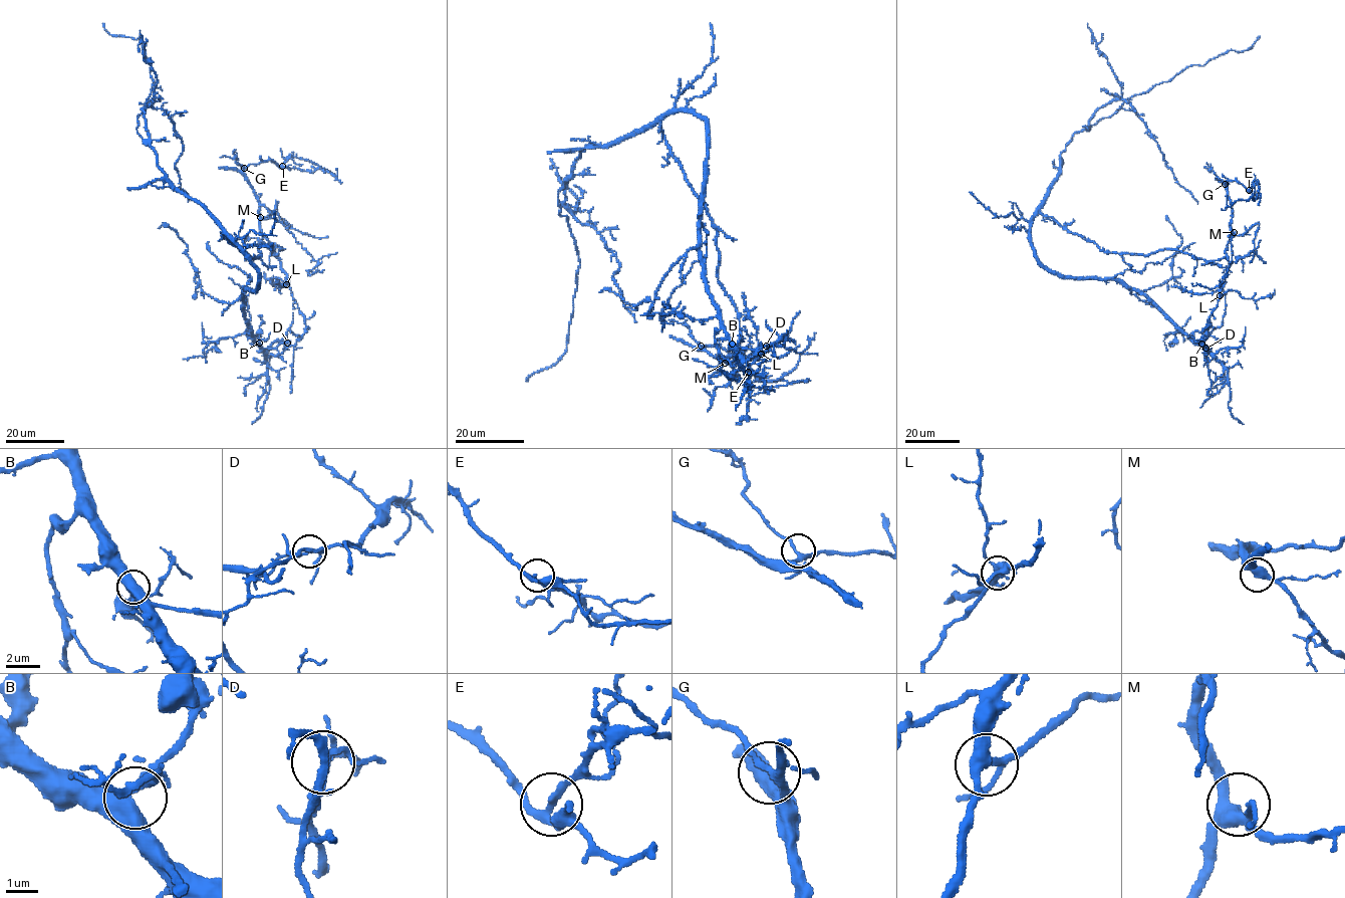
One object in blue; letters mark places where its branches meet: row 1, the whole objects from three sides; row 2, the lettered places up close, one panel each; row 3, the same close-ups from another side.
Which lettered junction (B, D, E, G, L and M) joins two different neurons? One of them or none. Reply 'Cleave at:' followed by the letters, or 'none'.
Cleave at: D

